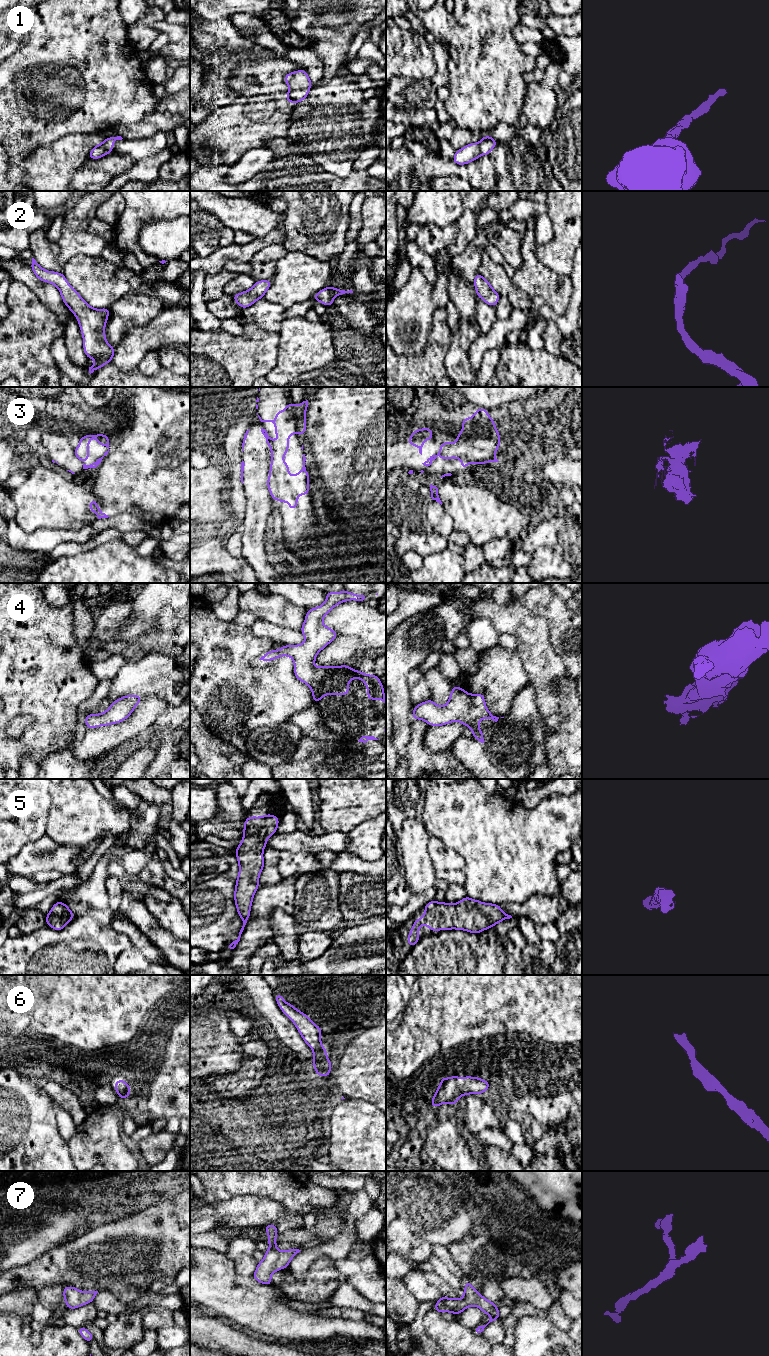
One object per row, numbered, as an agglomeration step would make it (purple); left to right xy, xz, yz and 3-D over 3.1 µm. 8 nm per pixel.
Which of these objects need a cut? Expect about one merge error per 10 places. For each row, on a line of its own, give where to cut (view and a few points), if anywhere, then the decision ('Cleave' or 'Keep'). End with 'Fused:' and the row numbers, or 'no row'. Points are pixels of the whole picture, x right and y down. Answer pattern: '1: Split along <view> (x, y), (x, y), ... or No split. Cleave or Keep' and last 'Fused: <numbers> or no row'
1: No split. Keep
2: No split. Keep
3: No split. Keep
4: No split. Keep
5: No split. Keep
6: No split. Keep
7: No split. Keep
Fused: no row

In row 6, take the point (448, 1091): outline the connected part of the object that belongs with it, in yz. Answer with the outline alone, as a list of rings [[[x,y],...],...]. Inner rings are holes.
[[[454,1075],[450,1078],[444,1078],[441,1076],[438,1089],[431,1099],[431,1107],[437,1108],[443,1103],[456,1106],[457,1100],[462,1095],[480,1095],[482,1092],[487,1092],[489,1086],[490,1081],[485,1081],[479,1077],[465,1076],[459,1078]]]

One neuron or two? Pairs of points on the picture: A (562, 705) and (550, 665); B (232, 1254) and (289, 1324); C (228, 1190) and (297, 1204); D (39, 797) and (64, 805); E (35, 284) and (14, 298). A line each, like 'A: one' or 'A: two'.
A: one
B: two
C: one
D: two
E: two

